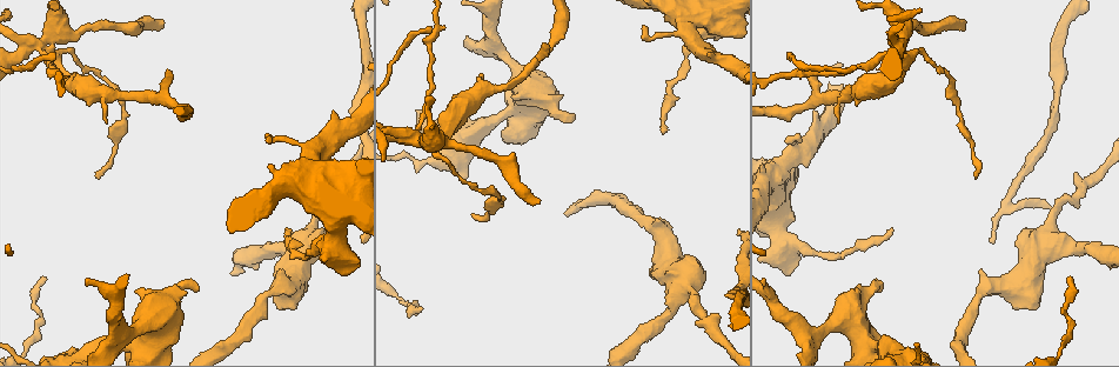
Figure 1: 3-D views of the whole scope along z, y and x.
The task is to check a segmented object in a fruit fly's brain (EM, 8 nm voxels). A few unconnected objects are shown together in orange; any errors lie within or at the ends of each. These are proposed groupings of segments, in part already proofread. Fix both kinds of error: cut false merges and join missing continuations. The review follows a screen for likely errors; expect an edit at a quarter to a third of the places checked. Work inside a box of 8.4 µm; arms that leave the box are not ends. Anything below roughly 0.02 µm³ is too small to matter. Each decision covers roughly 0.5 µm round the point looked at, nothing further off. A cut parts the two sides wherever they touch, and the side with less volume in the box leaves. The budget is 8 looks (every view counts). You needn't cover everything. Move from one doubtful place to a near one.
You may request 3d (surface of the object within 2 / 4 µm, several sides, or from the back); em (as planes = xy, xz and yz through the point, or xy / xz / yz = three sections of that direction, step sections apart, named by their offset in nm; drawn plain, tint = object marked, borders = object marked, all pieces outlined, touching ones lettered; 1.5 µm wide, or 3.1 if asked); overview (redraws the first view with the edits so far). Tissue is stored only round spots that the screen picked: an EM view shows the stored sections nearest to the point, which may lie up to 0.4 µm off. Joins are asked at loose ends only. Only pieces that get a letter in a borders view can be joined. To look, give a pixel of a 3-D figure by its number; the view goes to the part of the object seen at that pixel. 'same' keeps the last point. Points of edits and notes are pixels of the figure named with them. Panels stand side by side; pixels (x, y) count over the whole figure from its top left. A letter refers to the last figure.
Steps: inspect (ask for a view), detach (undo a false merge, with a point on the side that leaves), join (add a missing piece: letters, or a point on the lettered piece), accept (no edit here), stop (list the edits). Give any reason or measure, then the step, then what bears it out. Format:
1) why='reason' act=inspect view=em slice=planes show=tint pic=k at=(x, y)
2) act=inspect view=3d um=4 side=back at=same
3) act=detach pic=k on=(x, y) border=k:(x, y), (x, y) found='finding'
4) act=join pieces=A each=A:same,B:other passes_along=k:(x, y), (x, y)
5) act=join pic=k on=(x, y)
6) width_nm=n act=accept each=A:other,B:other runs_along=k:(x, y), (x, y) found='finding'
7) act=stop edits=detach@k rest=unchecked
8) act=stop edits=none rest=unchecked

act=inspect view=3d um=2 pic=1 at=(135, 290)

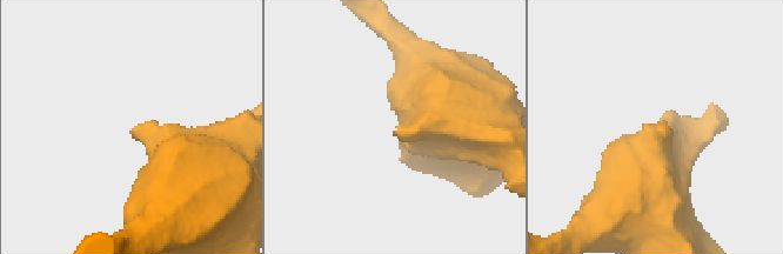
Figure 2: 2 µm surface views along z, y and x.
act=inspect view=em slice=planes show=borders pic=2 at=(393, 134)

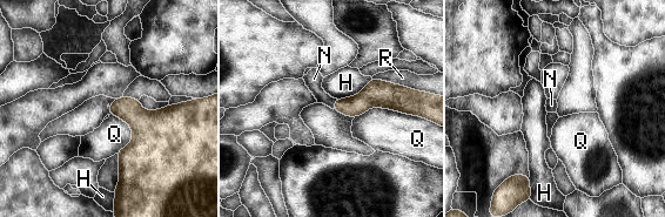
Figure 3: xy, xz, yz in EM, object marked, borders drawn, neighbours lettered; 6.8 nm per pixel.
act=join pieces=N each=H:other,N:same,Q:other,R:other passes_along=3:(355, 106), (334, 103), (314, 79) found='the neuron continues'

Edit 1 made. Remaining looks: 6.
why='see it whole again' act=inspect view=overview

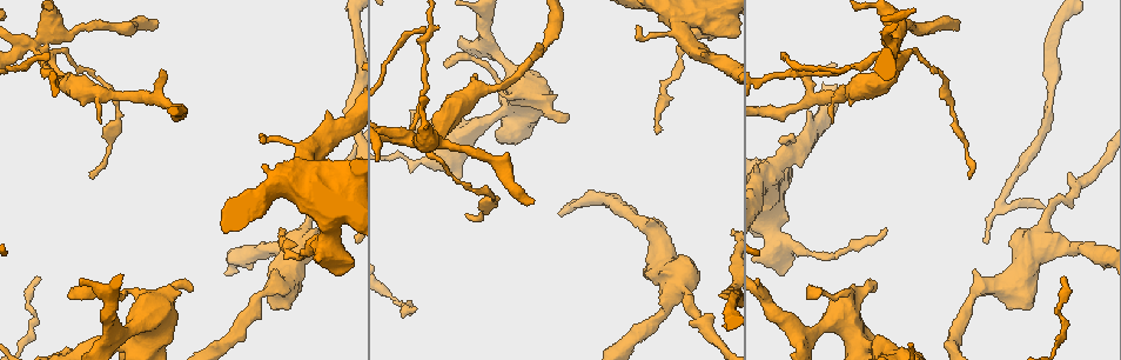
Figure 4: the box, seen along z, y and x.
act=inspect view=3d um=4 pic=4 at=(895, 44)

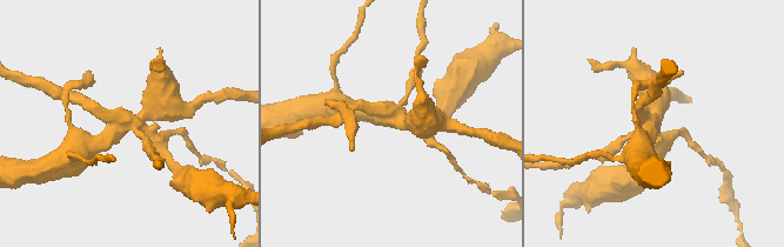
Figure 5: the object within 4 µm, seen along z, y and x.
act=inspect view=em slice=planes show=borders pic=5 at=(401, 120)

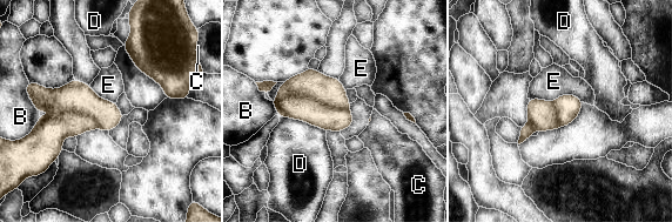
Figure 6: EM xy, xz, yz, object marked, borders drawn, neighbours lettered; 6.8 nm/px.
act=detach pic=6 on=(328, 118) each=B:other,C:other,D:other,E:other part_leaving=6:(276, 102), (350, 120) found='two neurons meet here'

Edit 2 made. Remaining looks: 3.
act=stop edits=join@3,detach@6 rest=unchecked

